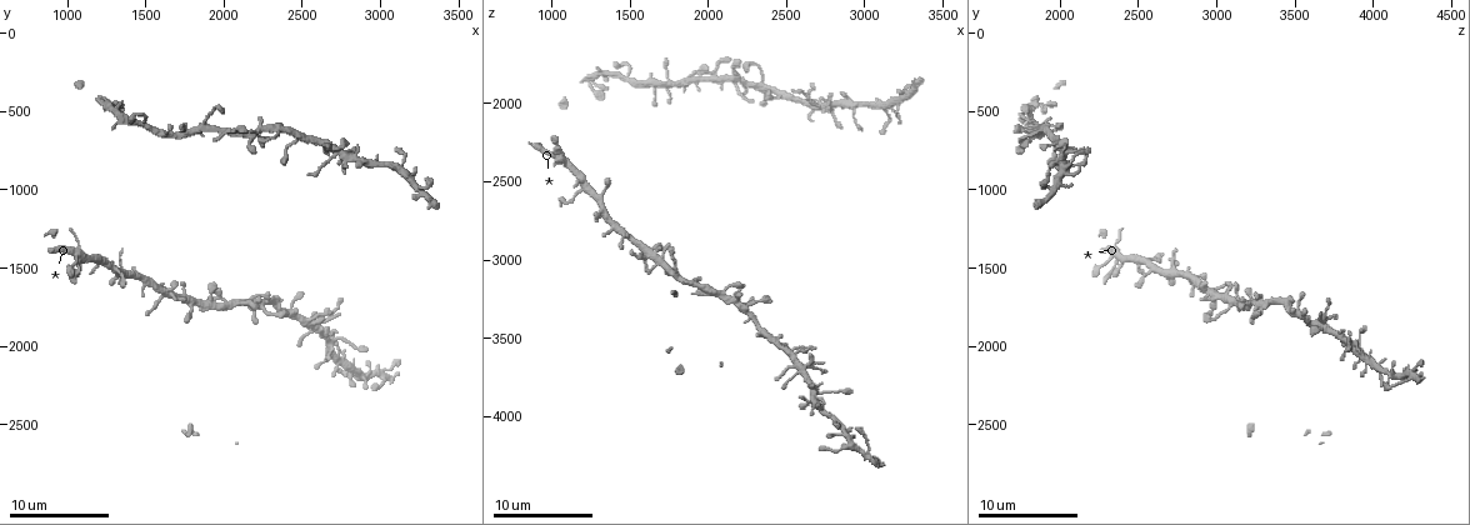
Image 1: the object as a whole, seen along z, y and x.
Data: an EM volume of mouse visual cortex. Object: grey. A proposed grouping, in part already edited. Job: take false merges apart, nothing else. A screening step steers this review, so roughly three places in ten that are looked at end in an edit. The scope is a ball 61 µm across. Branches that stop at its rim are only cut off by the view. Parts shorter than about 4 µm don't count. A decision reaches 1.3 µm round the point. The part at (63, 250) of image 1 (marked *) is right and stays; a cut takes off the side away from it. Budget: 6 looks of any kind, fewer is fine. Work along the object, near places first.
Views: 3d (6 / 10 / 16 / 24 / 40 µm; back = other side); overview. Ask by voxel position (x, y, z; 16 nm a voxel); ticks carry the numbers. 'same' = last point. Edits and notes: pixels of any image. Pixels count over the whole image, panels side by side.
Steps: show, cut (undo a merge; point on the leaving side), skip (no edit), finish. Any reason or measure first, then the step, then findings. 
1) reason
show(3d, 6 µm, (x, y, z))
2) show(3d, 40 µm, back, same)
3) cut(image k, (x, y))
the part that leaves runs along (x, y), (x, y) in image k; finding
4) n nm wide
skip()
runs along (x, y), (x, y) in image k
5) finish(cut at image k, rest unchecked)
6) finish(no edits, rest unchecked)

side arm on a straight run
show(3d, 6 µm, (1800, 1740, 3100))

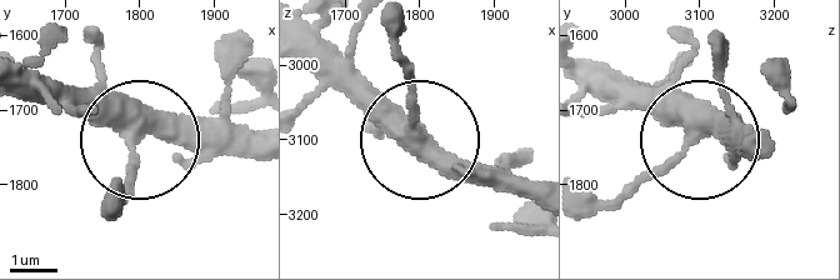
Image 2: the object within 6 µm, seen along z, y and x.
380 nm wide
skip()
runs along (580, 64), (651, 95), (691, 135), (620, 208) in image 2; one cell here

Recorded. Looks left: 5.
small branch off a trunk
show(3d, 10 µm, (2600, 1900, 3720))

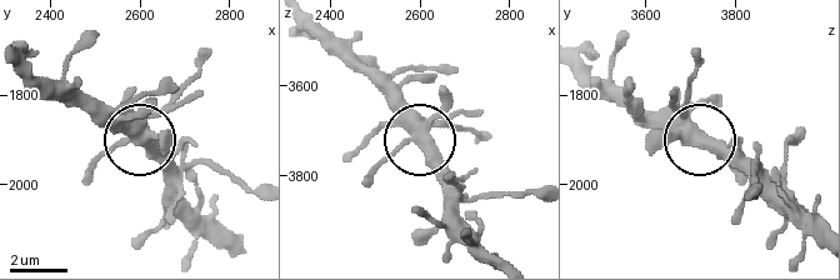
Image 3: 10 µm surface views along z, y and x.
4 arms
skip()
all the same cell

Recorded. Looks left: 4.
sudden change in width
show(3d, 16 µm, (2340, 660, 1800))

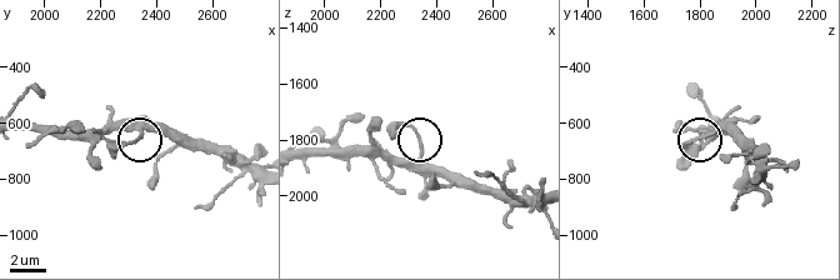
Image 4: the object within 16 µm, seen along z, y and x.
show(3d, 16 µm, back, (2330, 650, 1790))

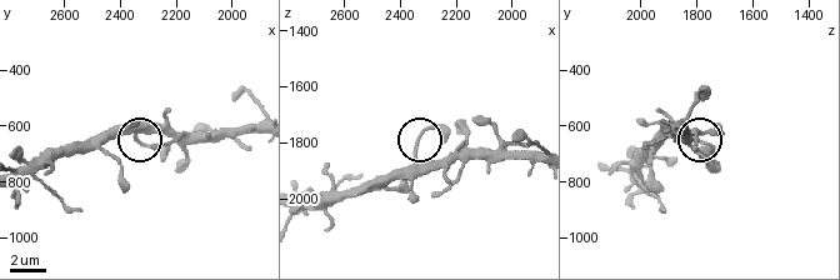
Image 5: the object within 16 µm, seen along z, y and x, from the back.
skip()
continuous, no second cell

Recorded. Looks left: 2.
finish(no edits, rest unchecked)

